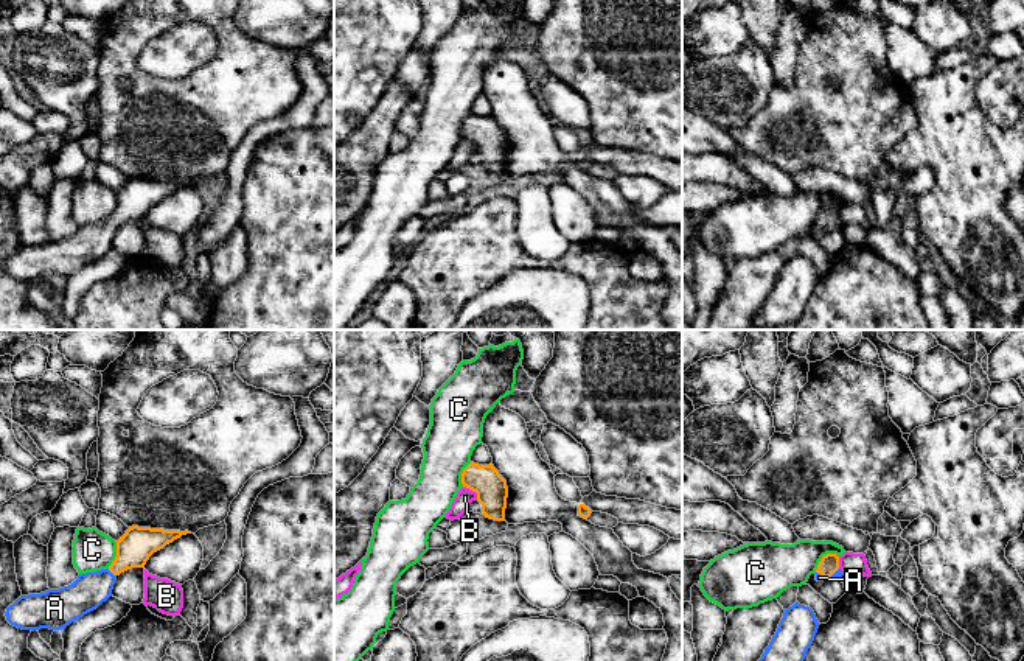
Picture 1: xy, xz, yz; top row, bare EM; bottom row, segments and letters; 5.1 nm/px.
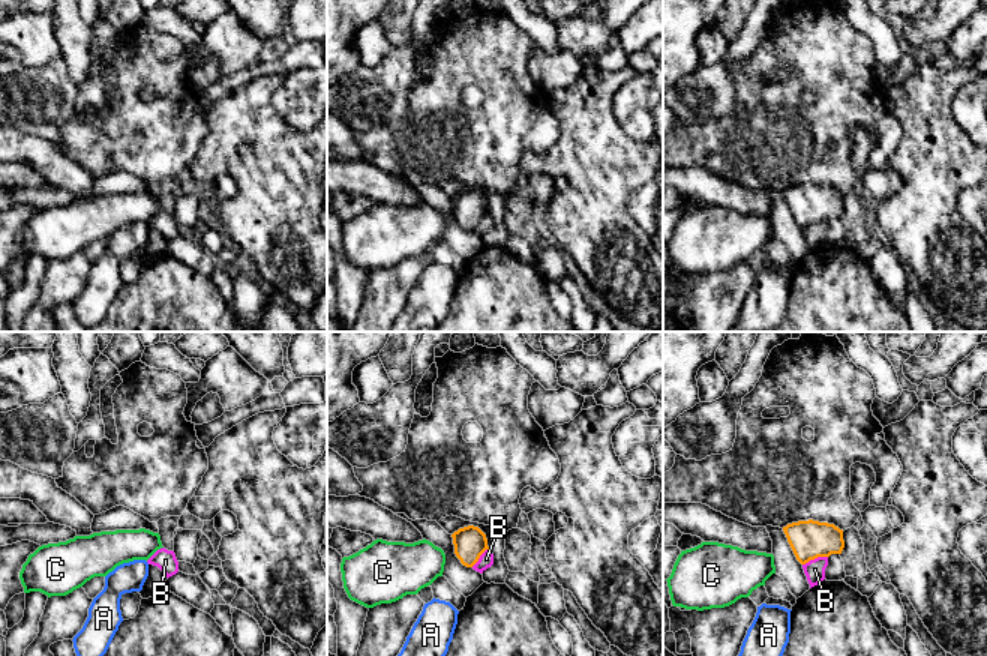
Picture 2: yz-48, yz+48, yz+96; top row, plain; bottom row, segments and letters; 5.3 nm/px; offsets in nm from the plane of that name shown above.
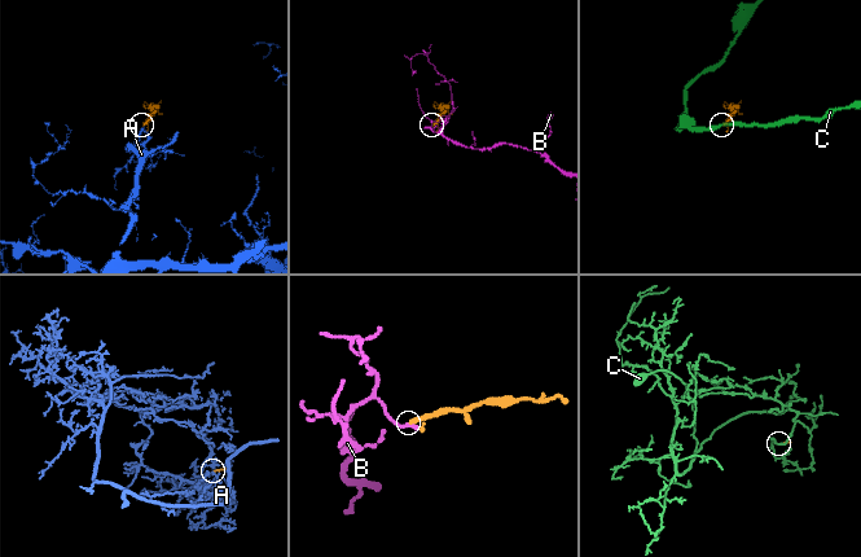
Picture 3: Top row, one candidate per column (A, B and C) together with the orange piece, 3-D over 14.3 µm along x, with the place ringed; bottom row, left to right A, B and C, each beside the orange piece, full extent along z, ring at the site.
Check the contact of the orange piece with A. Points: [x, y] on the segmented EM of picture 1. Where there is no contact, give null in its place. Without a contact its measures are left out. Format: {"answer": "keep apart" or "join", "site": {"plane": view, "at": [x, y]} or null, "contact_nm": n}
{"answer": "join", "site": {"plane": "xy", "at": [112, 573]}, "contact_nm": 60}

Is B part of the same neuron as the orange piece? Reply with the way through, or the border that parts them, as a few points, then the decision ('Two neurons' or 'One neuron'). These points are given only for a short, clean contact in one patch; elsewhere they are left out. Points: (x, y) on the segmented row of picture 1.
Boundary: xz (463, 486), (471, 489), (477, 500). Two neurons

